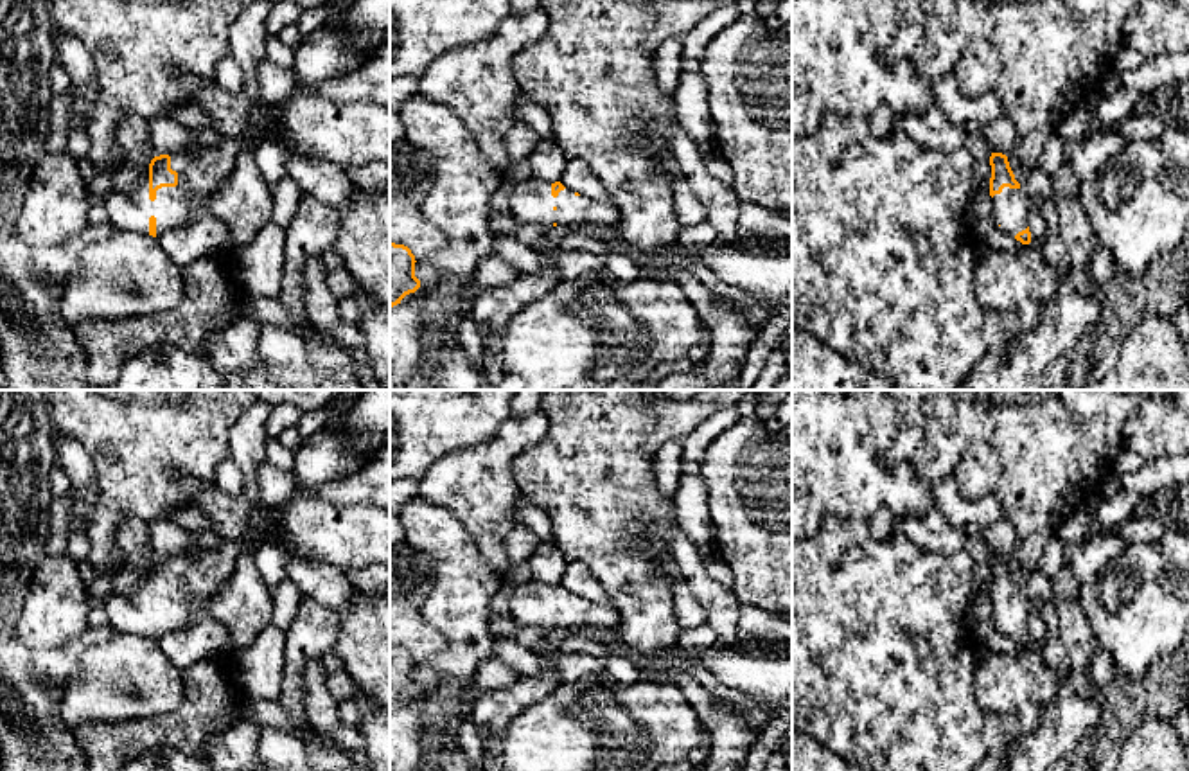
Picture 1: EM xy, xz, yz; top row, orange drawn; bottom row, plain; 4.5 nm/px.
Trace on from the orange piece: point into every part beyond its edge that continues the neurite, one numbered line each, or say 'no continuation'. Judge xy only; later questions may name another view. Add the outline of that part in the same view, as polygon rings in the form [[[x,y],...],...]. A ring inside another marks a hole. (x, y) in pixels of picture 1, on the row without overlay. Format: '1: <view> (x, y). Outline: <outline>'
1: xy (200, 576). Outline: [[[259,507],[250,518],[244,539],[225,539],[216,548],[171,557],[171,572],[178,575],[176,589],[162,589],[149,602],[149,572],[133,593],[110,593],[104,609],[115,634],[149,636],[149,620],[156,620],[156,640],[183,629],[192,616],[208,615],[208,606],[235,570],[237,561],[257,550],[257,536],[269,528],[271,519]]]

